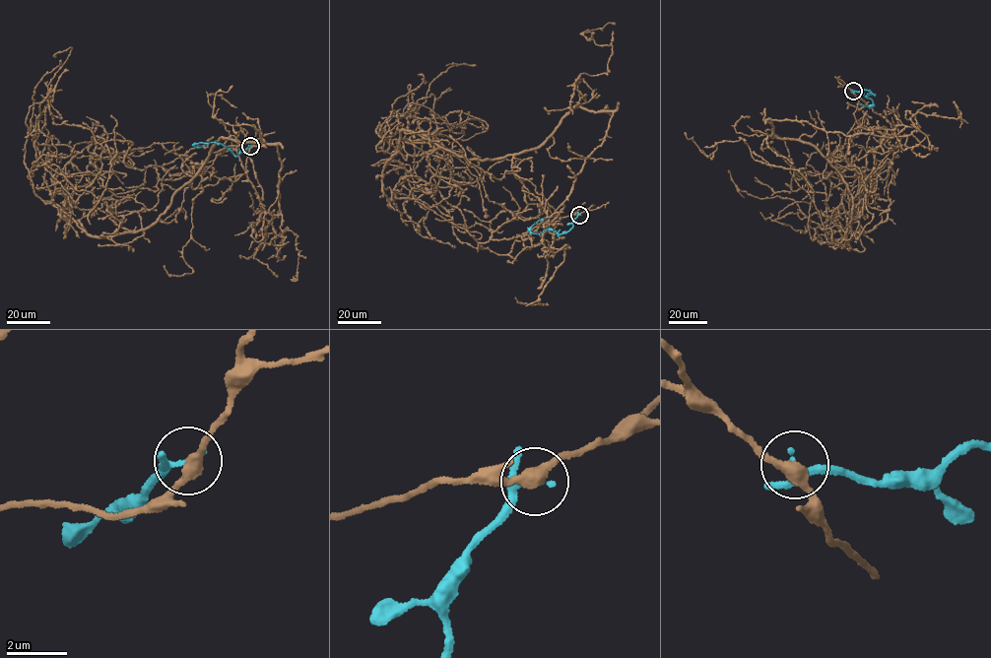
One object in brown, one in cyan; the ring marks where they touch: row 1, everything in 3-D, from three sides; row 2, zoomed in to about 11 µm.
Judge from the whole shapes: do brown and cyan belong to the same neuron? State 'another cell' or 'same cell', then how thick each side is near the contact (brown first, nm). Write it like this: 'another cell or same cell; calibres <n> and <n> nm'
another cell; calibres 360 and 160 nm

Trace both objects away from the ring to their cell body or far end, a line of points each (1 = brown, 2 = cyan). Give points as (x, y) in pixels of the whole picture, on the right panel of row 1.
1: (853, 91), (894, 132), (830, 163), (845, 246), (884, 222), (853, 168), (755, 177)
2: (853, 91), (864, 90), (875, 95), (867, 96), (873, 101), (872, 105), (859, 103)

